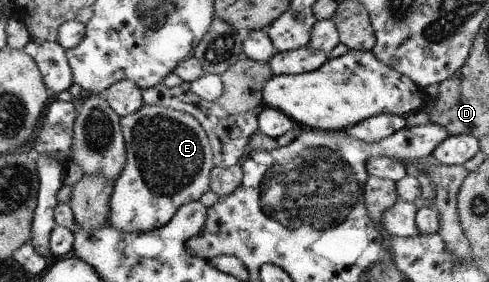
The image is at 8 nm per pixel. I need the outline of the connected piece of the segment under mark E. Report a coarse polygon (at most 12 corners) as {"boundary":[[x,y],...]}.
{"boundary":[[143,105],[120,118],[126,165],[108,226],[166,226],[210,189],[195,116]]}

